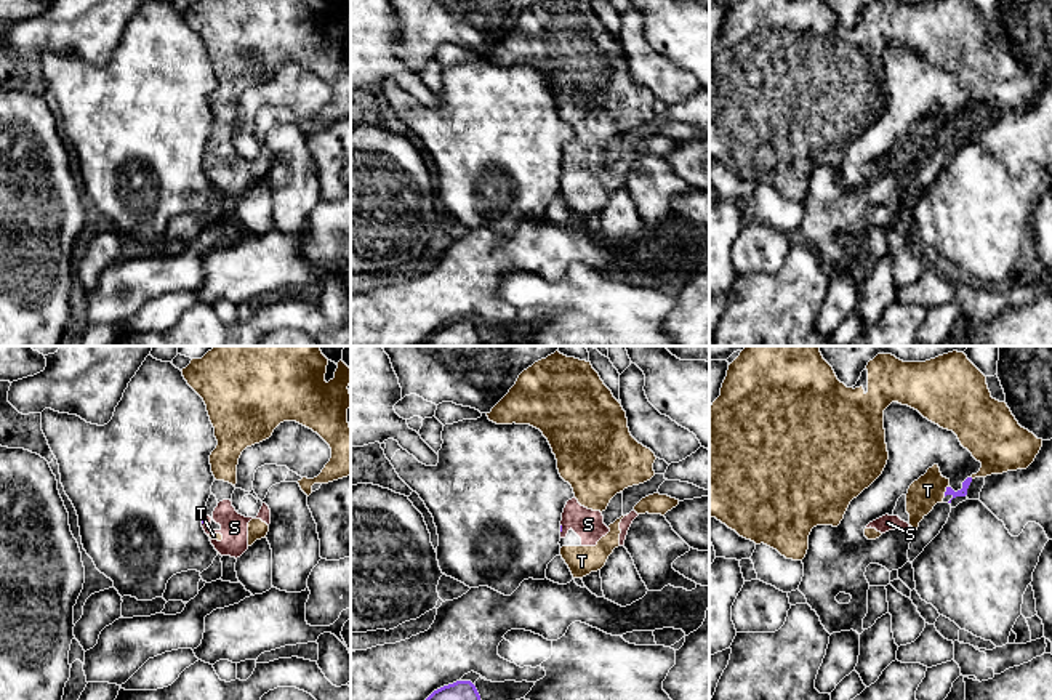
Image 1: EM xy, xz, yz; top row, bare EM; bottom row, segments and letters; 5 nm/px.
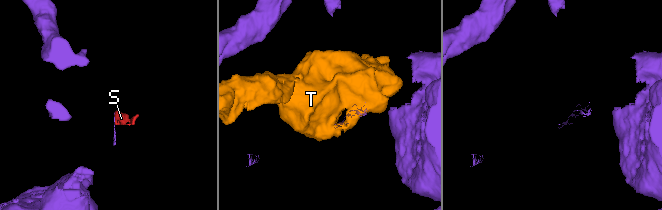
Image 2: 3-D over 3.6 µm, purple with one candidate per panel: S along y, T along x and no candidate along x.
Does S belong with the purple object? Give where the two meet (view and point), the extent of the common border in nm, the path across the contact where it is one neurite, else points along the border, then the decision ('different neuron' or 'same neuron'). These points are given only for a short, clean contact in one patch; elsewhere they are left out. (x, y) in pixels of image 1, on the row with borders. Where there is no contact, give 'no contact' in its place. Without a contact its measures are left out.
contact xz (561, 529); length 50 nm; different neuron

